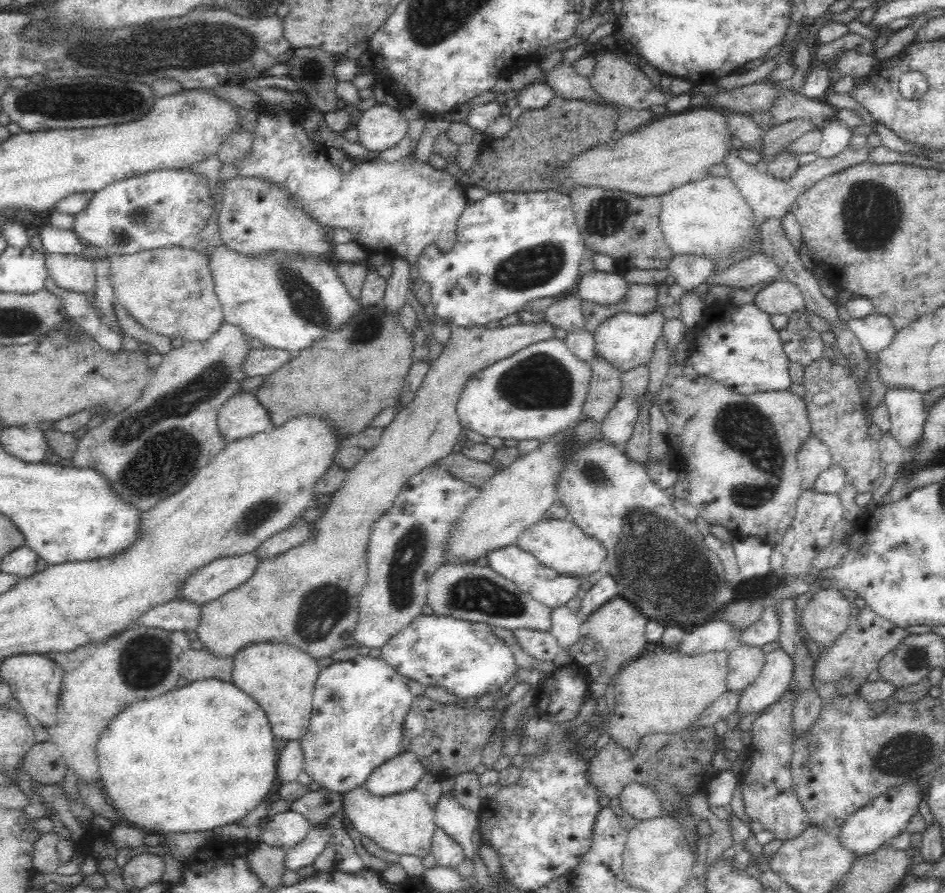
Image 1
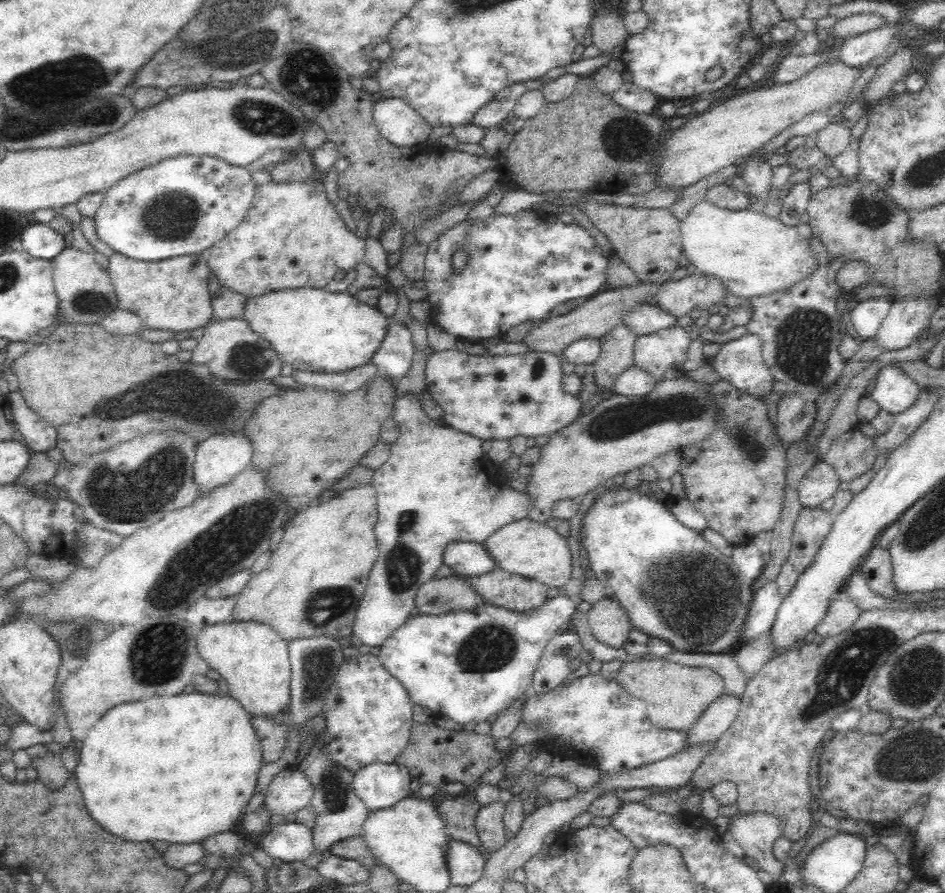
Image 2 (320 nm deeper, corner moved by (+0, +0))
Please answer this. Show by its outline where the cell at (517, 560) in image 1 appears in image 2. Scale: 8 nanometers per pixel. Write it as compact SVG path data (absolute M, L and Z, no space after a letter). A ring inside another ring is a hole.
M454 541L444 546L442 564L461 576L480 576L497 568L482 543Z

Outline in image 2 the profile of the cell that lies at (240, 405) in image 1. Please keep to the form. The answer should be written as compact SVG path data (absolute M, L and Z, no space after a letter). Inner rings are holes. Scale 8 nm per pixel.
M240 430L236 434L216 434L209 436L198 446L194 462L194 483L198 485L200 497L218 487L227 485L250 465L253 450L250 439Z

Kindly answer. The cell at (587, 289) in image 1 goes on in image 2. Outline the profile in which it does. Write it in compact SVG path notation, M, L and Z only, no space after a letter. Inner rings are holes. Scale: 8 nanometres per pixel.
M642 304L626 314L623 324L629 326L637 336L650 336L662 329L676 326L677 319L656 304Z

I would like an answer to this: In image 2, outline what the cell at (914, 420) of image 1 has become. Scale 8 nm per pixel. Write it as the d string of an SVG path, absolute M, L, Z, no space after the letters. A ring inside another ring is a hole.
M890 363L876 374L876 385L869 397L892 415L904 412L916 402L919 387L898 365Z

